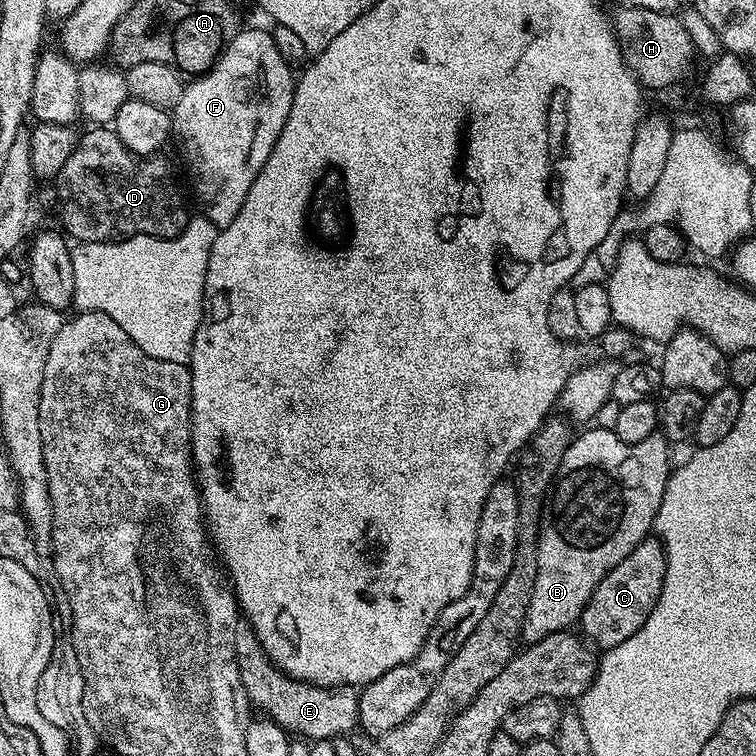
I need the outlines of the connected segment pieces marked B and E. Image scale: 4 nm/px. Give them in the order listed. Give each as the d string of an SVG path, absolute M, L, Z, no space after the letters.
M592 426L584 431L588 430L581 436L579 433L566 450L544 507L538 542L538 578L535 579L534 594L522 625L525 645L538 642L555 632L571 629L579 621L598 582L602 582L604 575L614 570L614 566L618 566L618 562L622 562L622 558L626 558L634 546L649 539L656 523L658 506L662 506L662 494L666 494L670 475L670 444L663 435L642 438L642 442L631 444L622 442L615 431L606 428Z
M241 622L234 634L234 654L238 662L238 678L242 678L244 694L249 705L256 708L272 723L285 732L308 742L328 742L357 731L360 718L360 697L350 684L337 684L334 688L323 688L321 684L308 684L287 676L268 657L258 642L254 630L247 622Z

